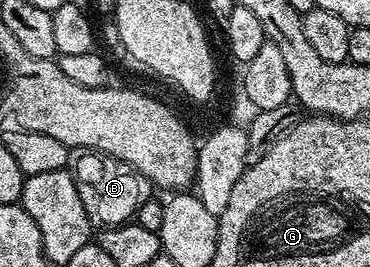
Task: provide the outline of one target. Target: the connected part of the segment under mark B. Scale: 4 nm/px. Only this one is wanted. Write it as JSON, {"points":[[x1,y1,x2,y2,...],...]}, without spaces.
{"points":[[96,150,80,151,72,159,71,173,75,188,79,188,79,200,83,200,83,208,87,208,89,221,97,228,124,226,151,197,151,183,148,178,131,168,131,164,99,154]]}

